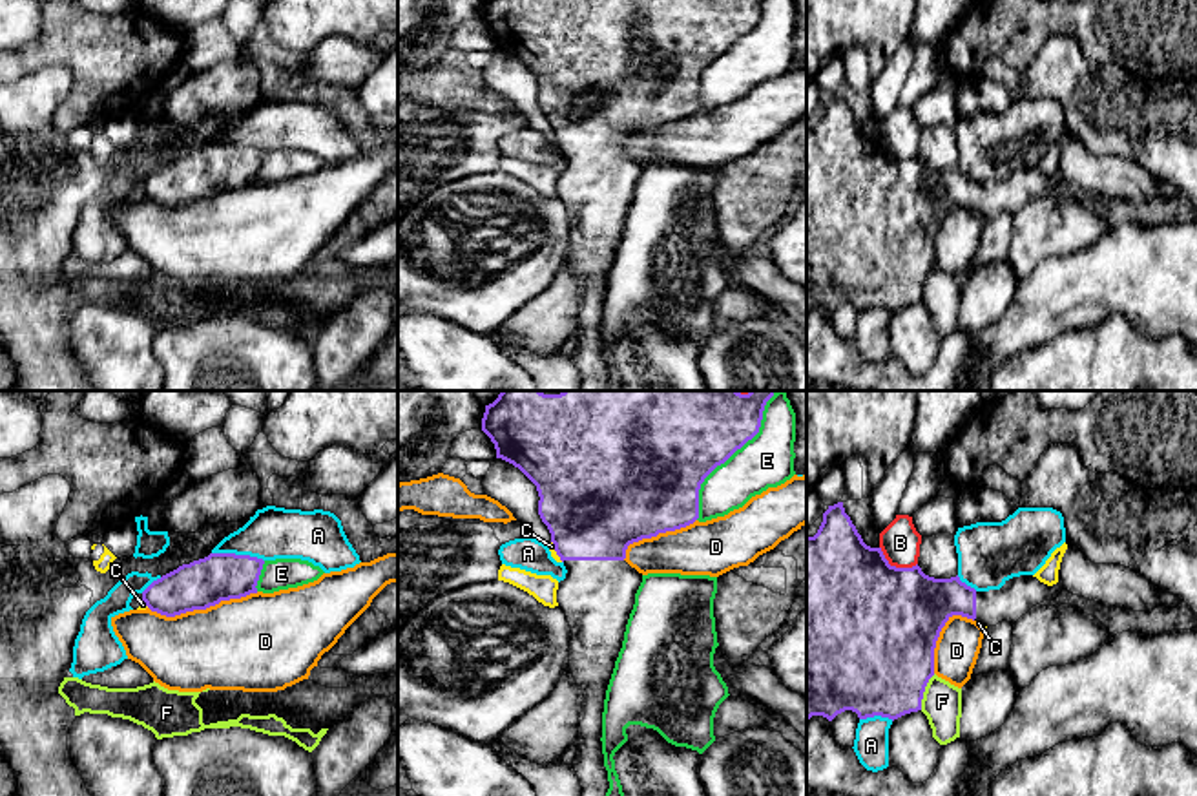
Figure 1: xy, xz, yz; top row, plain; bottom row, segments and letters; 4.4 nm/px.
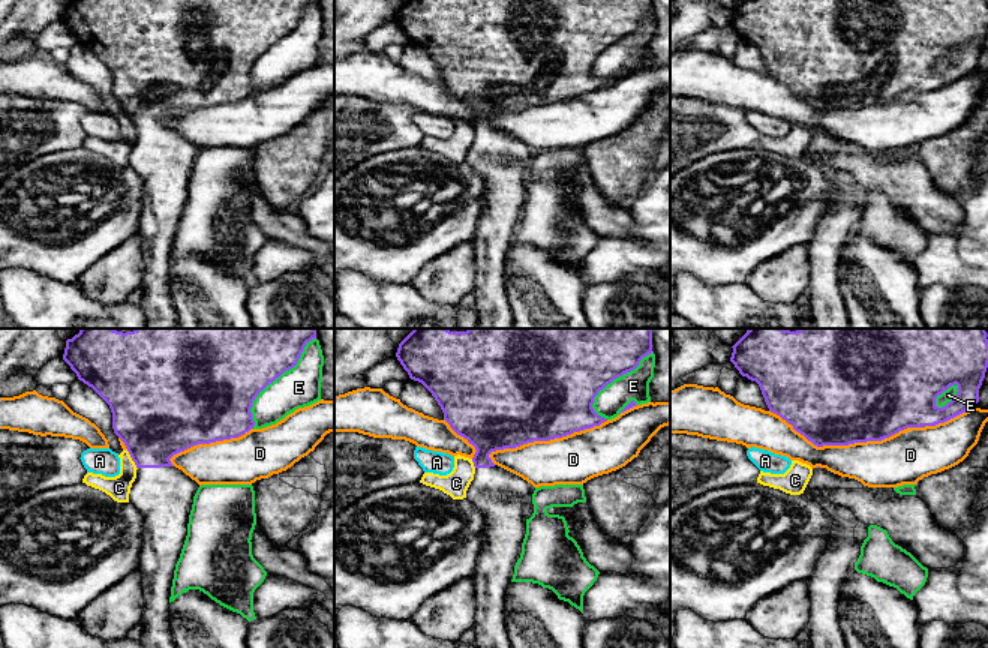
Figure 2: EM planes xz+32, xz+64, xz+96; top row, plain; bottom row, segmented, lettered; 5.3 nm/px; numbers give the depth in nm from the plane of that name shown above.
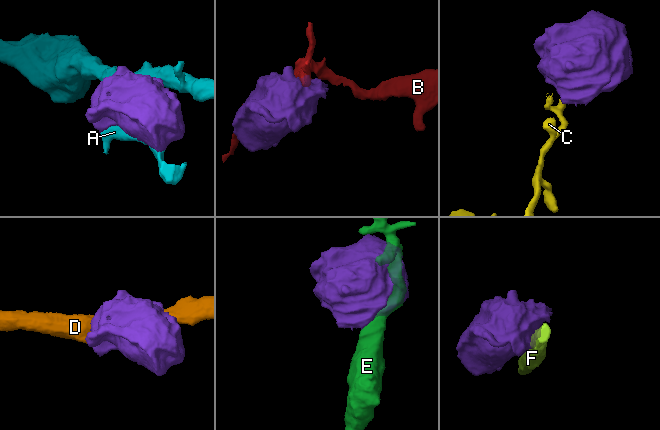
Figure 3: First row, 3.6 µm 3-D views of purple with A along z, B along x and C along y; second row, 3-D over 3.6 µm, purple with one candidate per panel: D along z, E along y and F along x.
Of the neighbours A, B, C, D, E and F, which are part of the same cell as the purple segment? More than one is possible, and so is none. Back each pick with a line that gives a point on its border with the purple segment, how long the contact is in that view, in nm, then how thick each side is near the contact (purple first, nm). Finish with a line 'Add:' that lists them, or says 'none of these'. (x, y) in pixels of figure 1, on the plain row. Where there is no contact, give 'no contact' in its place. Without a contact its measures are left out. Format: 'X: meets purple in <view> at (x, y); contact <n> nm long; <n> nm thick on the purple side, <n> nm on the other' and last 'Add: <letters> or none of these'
Add: none of these

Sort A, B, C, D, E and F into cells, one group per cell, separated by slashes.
A / B / C / D / E / F

